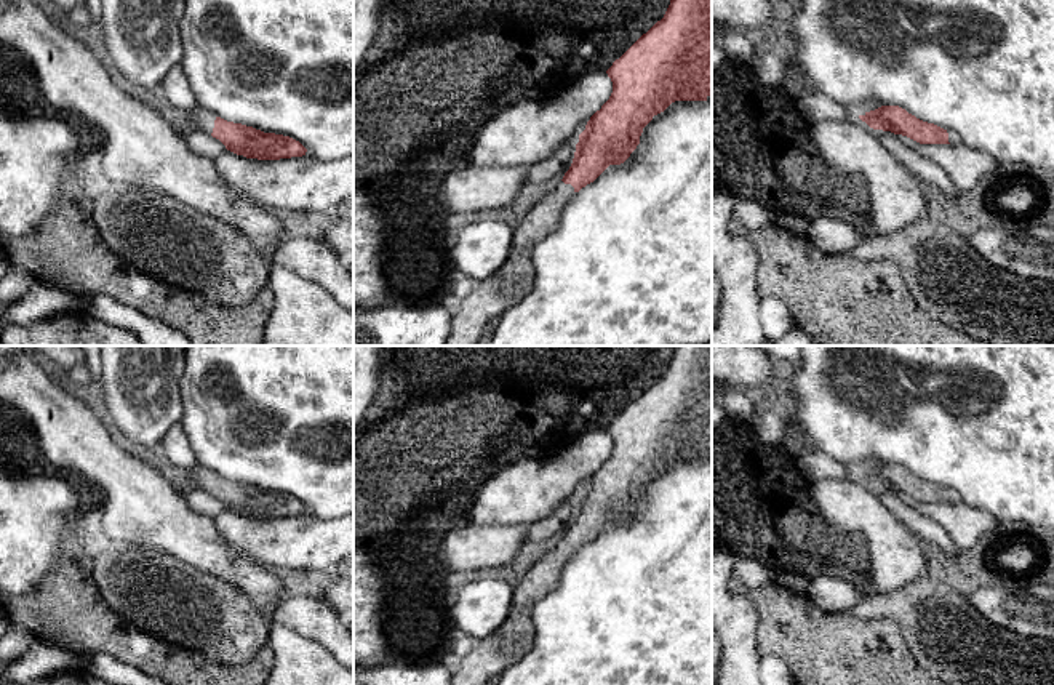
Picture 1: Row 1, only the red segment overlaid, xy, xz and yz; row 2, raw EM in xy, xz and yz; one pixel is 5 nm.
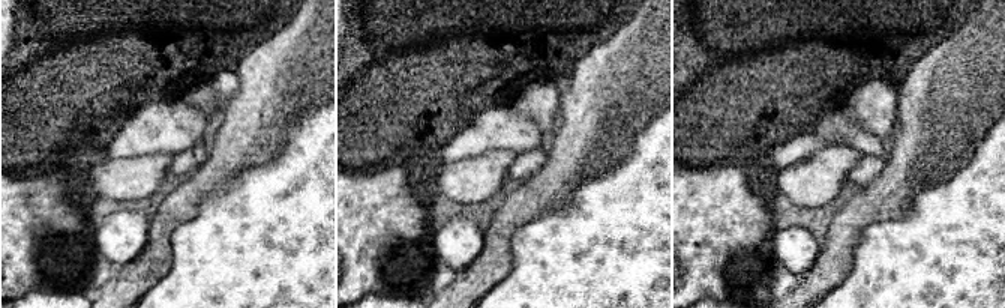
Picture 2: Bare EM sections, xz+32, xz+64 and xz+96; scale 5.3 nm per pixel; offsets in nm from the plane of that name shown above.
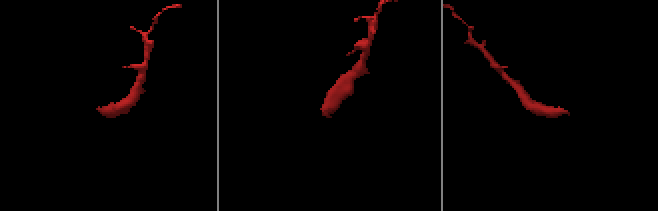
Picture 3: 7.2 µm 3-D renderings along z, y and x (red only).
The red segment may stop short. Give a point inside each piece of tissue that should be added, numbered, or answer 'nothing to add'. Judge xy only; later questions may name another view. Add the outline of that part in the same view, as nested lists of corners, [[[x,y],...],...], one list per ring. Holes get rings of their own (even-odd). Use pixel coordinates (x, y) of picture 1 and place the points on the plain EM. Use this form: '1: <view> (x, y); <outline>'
1: xy (202, 477); [[[195,464],[190,471],[192,485],[211,493],[216,474],[202,464]]]

